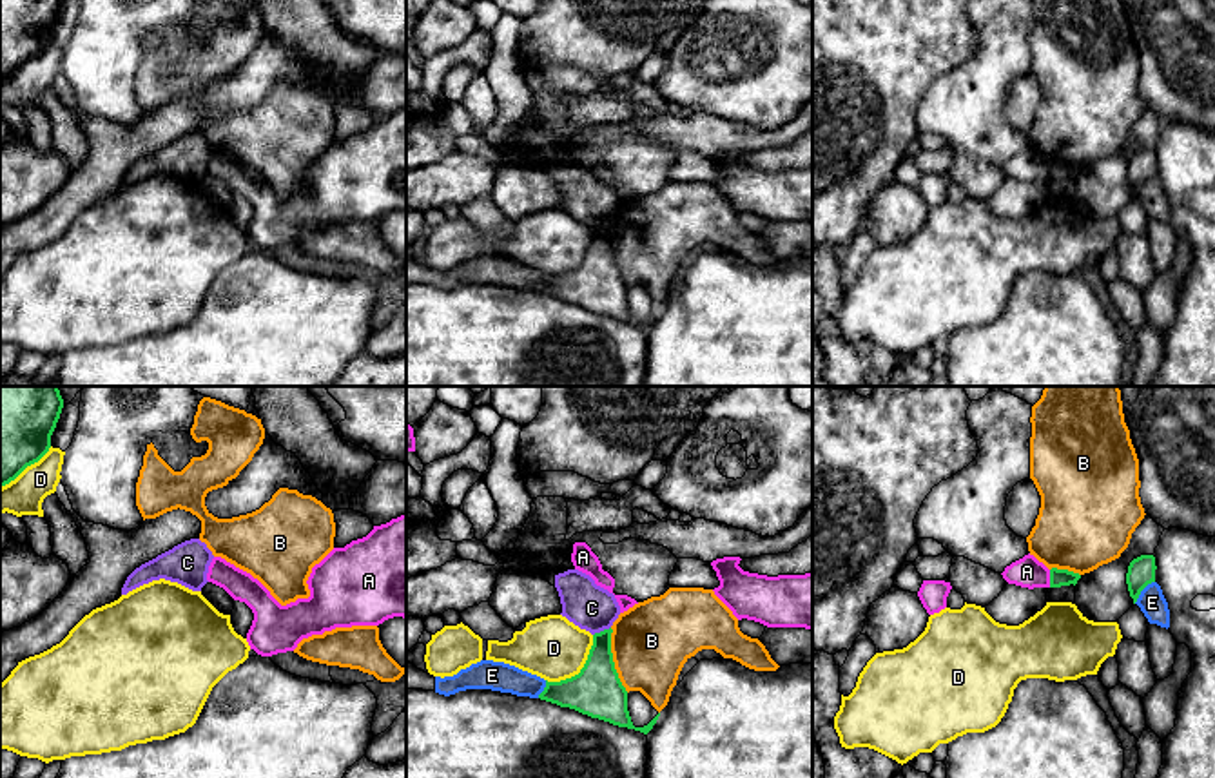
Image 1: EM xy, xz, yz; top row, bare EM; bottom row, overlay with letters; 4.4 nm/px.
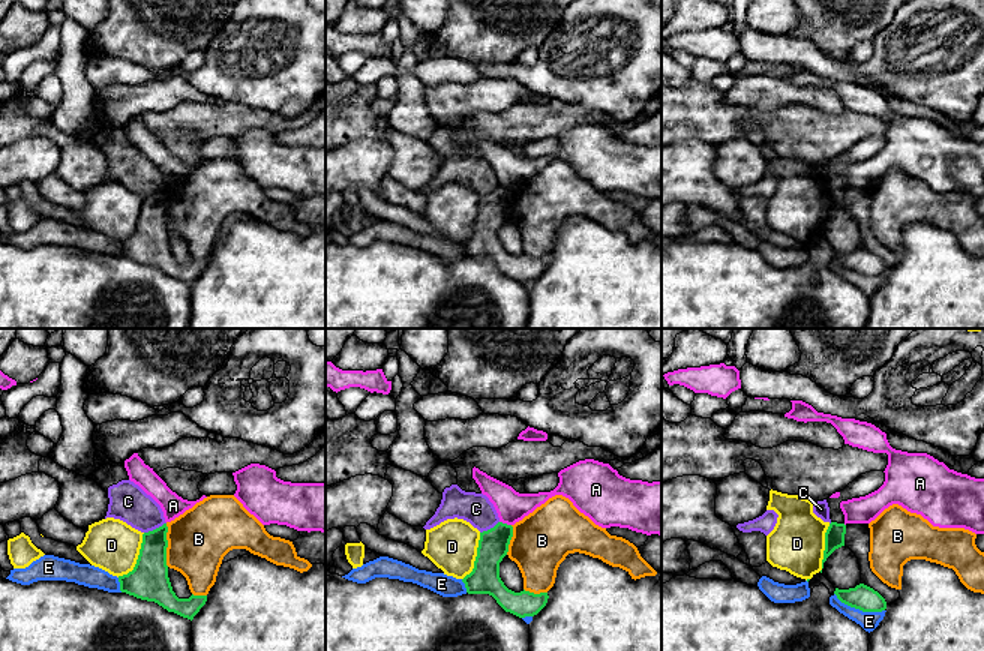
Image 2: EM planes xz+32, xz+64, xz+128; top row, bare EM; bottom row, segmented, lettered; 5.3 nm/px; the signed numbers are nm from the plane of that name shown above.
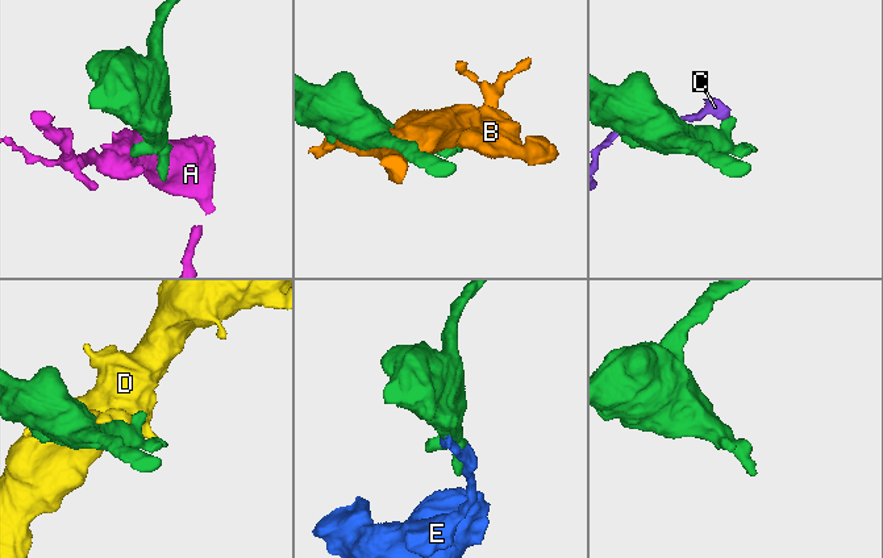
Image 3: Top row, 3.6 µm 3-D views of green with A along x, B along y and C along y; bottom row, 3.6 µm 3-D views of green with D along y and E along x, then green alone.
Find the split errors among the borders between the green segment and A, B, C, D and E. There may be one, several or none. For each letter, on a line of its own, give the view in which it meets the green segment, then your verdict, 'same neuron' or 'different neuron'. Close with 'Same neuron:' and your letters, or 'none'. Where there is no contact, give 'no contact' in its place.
A: yz | different neuron
B: xz | different neuron
C: xz | different neuron
D: xz | different neuron
E: yz | different neuron
Same neuron: none

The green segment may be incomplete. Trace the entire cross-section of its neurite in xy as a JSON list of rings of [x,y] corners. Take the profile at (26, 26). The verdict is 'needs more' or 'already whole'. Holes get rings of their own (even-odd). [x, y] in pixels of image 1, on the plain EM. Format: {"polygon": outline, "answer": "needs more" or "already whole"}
{"polygon": [[[0,0],[0,82],[38,56],[63,0]]], "answer": "already whole"}

